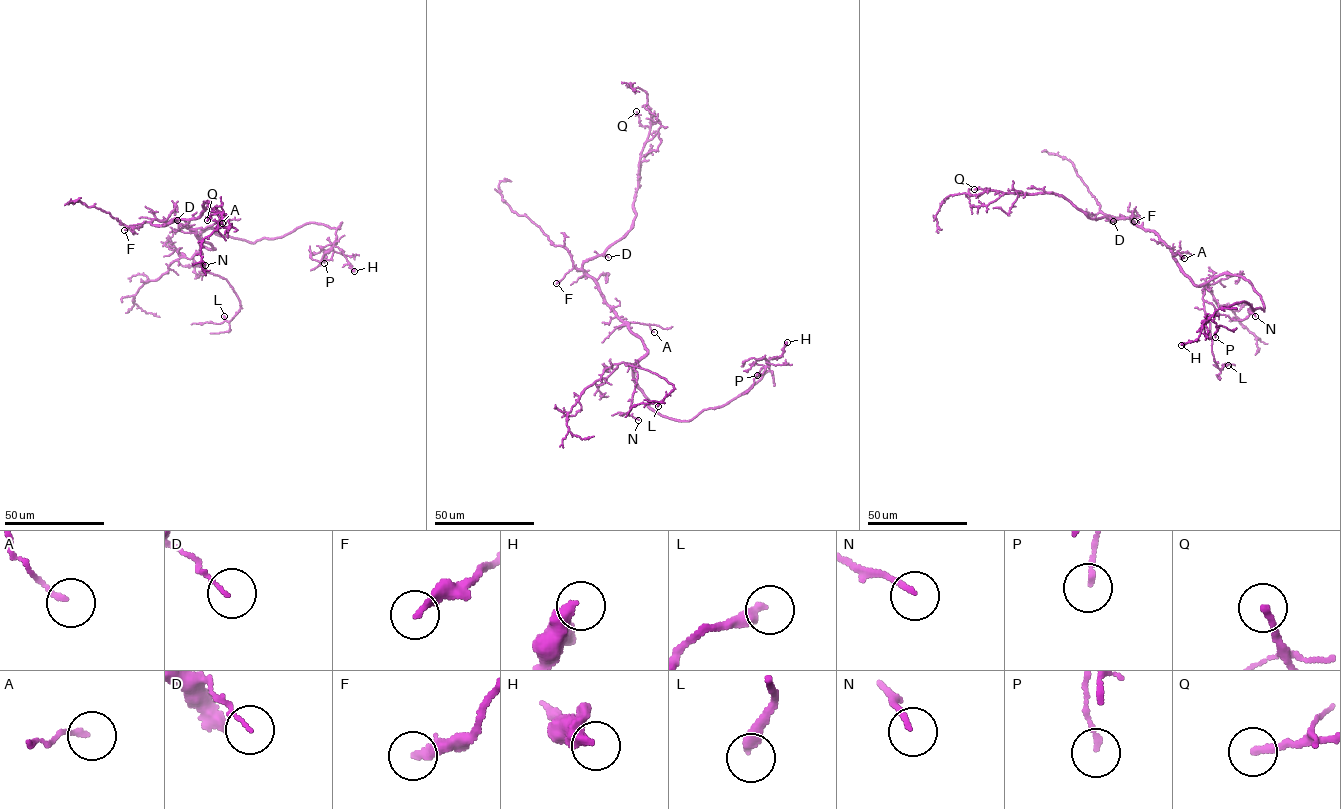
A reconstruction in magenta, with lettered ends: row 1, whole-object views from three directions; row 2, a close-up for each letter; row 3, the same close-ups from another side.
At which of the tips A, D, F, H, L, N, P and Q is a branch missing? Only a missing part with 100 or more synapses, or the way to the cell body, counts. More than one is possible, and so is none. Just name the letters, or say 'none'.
none

